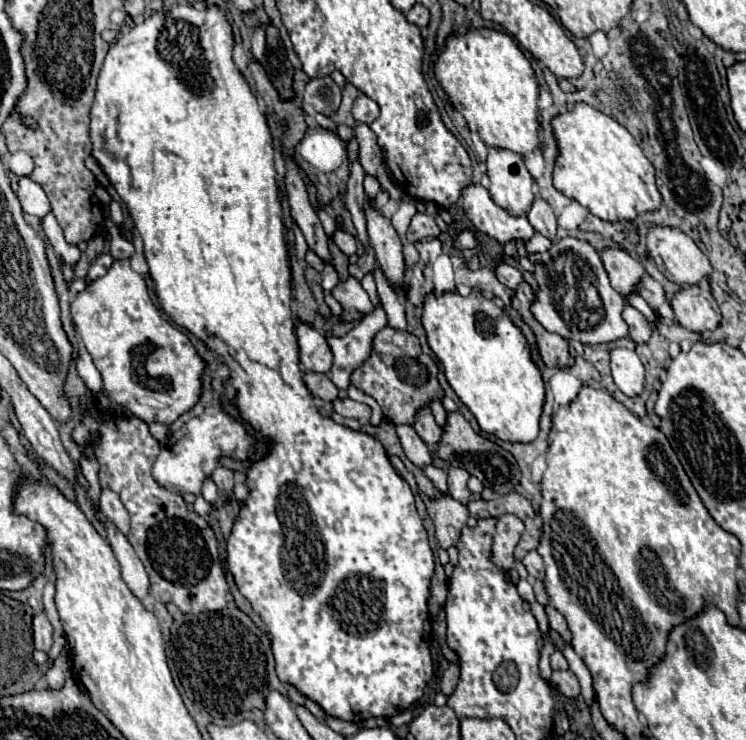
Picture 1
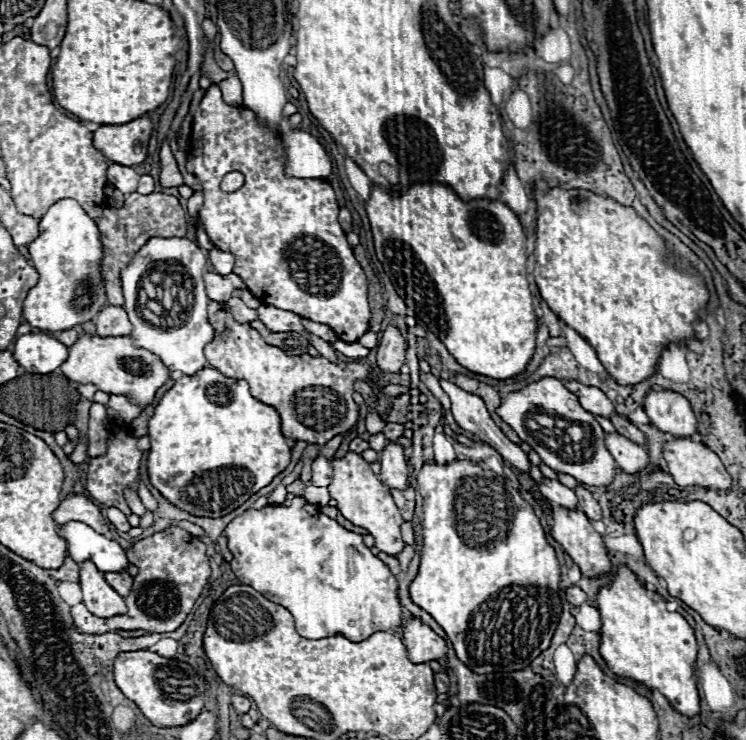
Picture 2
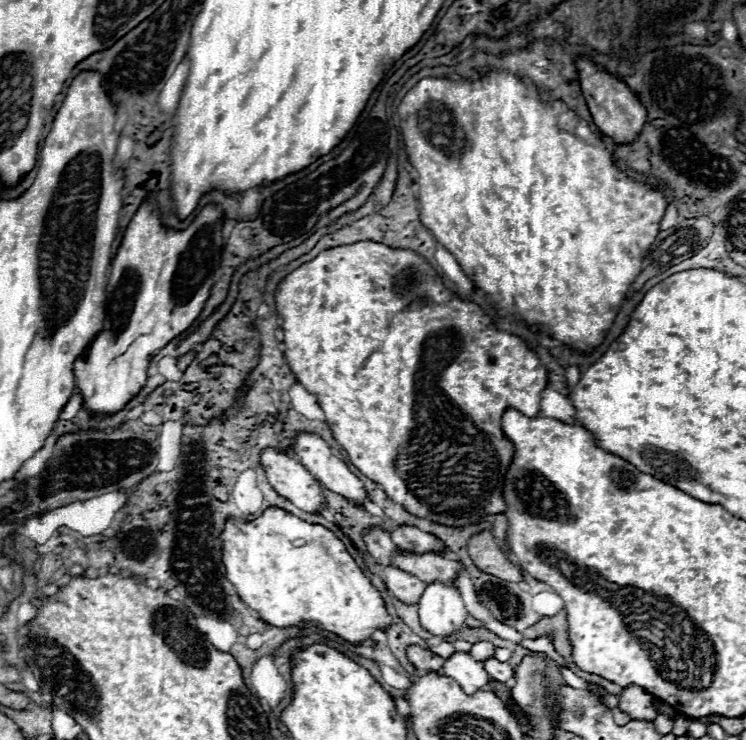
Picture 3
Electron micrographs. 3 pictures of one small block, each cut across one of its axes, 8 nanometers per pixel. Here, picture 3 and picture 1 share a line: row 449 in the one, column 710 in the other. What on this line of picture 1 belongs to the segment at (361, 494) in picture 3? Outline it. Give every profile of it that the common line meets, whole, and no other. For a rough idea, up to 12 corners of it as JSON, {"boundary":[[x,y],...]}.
{"boundary":[[682,286],[670,300],[676,320],[692,332],[722,320],[710,290]]}

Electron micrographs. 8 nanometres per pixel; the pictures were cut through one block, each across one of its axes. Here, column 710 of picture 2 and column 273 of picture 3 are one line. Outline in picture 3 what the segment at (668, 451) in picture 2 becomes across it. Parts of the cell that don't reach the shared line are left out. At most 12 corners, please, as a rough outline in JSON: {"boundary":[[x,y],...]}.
{"boundary":[[264,450],[270,486],[296,508],[318,514],[326,506],[320,482],[298,460]]}

